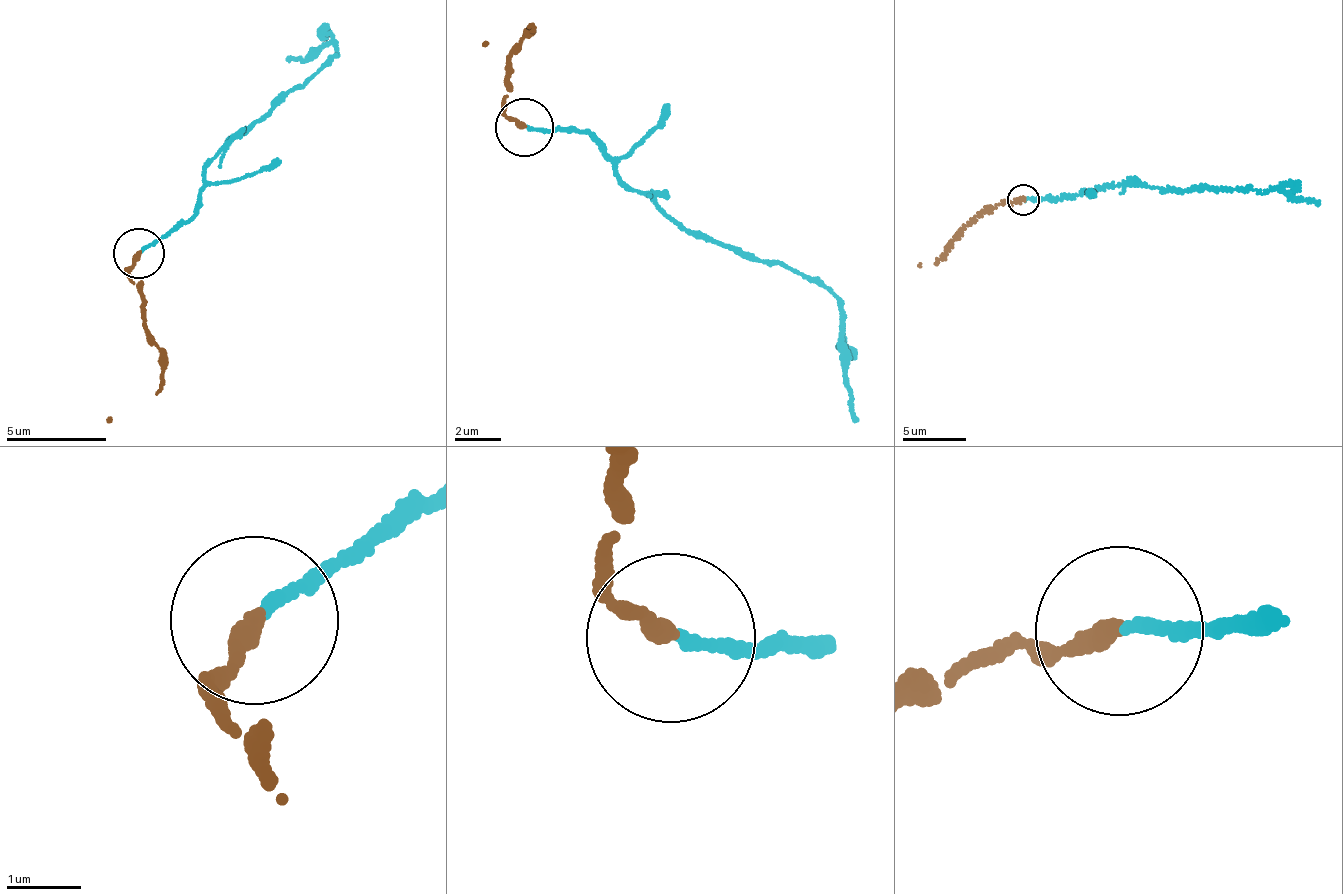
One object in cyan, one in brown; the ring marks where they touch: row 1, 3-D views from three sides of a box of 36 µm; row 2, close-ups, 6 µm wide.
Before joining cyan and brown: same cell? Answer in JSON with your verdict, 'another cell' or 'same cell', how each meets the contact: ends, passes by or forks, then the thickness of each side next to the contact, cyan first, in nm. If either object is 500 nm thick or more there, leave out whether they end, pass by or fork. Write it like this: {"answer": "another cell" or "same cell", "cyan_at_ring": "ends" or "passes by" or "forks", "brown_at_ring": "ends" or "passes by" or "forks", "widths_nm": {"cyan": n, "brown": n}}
{"answer": "same cell", "cyan_at_ring": "ends", "brown_at_ring": "ends", "widths_nm": {"cyan": 140, "brown": 240}}

